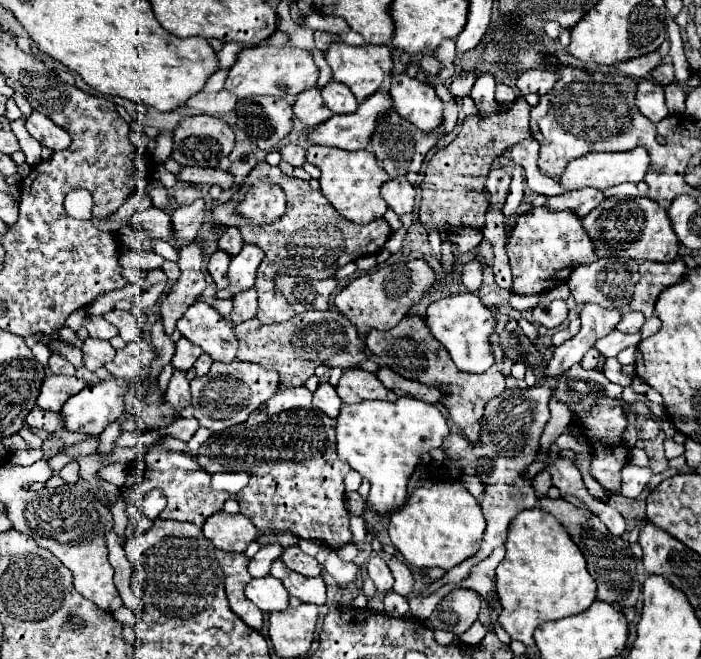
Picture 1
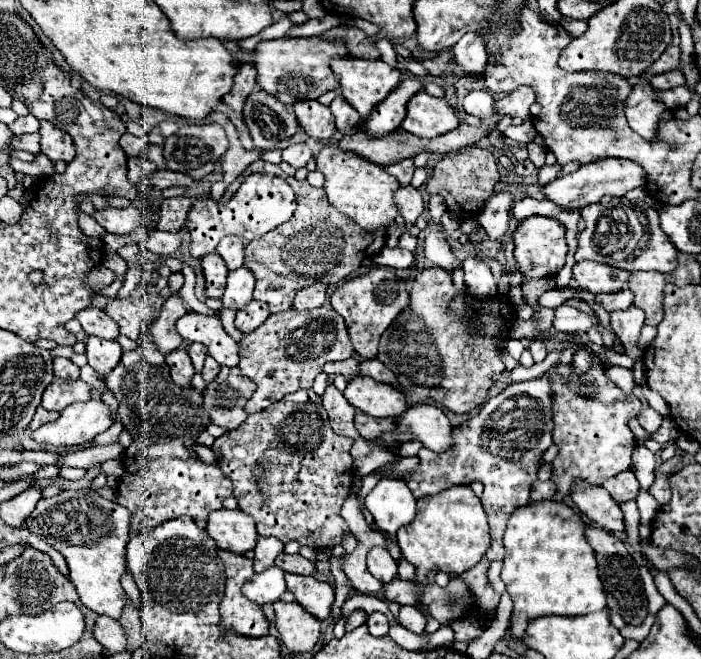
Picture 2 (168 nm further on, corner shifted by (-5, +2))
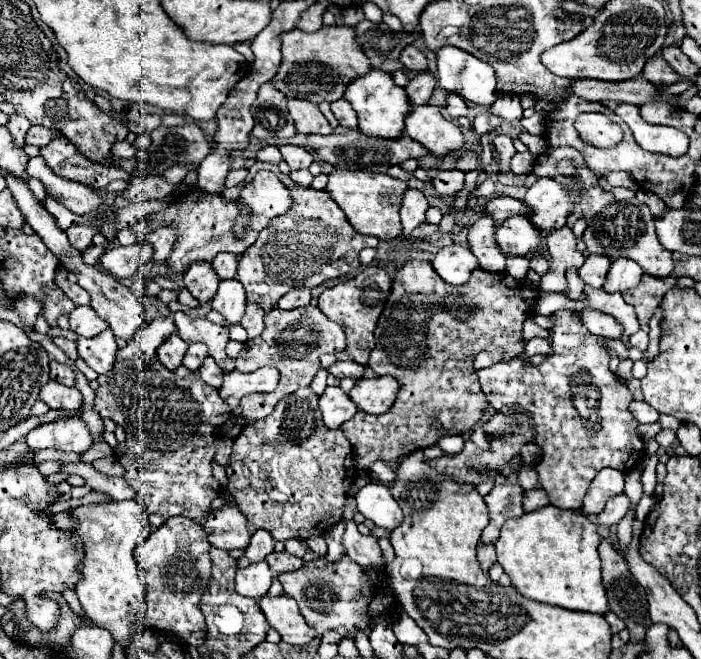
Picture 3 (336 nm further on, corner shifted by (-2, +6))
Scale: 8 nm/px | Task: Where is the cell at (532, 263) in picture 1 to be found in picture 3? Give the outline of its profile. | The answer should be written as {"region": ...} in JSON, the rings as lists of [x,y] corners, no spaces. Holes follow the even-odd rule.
{"region":[[[524,215],[510,217],[496,227],[496,243],[504,255],[532,255],[542,249],[542,233]]]}

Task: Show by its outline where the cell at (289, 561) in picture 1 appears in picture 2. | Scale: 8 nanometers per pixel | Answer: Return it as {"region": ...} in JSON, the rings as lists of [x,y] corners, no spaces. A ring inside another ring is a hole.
{"region":[[[281,553],[281,557],[277,557],[275,565],[281,567],[283,571],[287,571],[287,573],[297,573],[297,575],[313,575],[317,571],[315,563],[305,559],[305,557],[301,557],[299,553],[297,555]]]}

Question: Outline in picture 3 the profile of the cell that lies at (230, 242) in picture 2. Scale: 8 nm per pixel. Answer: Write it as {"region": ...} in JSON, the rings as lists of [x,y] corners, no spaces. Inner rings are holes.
{"region":[[[220,253],[212,261],[212,267],[214,267],[218,279],[234,279],[236,277],[236,265],[238,265],[238,257],[234,257],[230,253]]]}

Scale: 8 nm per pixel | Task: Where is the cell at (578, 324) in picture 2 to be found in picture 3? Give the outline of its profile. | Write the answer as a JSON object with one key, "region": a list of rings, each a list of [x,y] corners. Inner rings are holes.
{"region":[[[590,309],[590,311],[582,311],[580,317],[582,317],[582,323],[586,325],[586,329],[590,329],[590,333],[594,333],[594,335],[600,335],[606,339],[622,337],[622,325],[606,313],[598,313],[598,311]]]}

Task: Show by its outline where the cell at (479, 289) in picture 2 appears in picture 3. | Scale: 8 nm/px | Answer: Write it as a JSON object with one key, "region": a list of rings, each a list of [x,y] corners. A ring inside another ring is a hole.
{"region":[[[448,245],[442,247],[434,259],[430,261],[432,269],[450,285],[462,285],[468,281],[470,273],[476,269],[478,261],[470,253],[468,247],[462,245]]]}

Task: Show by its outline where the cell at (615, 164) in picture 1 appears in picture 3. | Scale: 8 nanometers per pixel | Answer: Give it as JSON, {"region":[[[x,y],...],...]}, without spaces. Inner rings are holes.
{"region":[[[538,179],[524,195],[522,203],[532,209],[530,223],[542,233],[552,233],[566,225],[566,217],[580,201],[580,193],[564,191],[554,179]]]}

